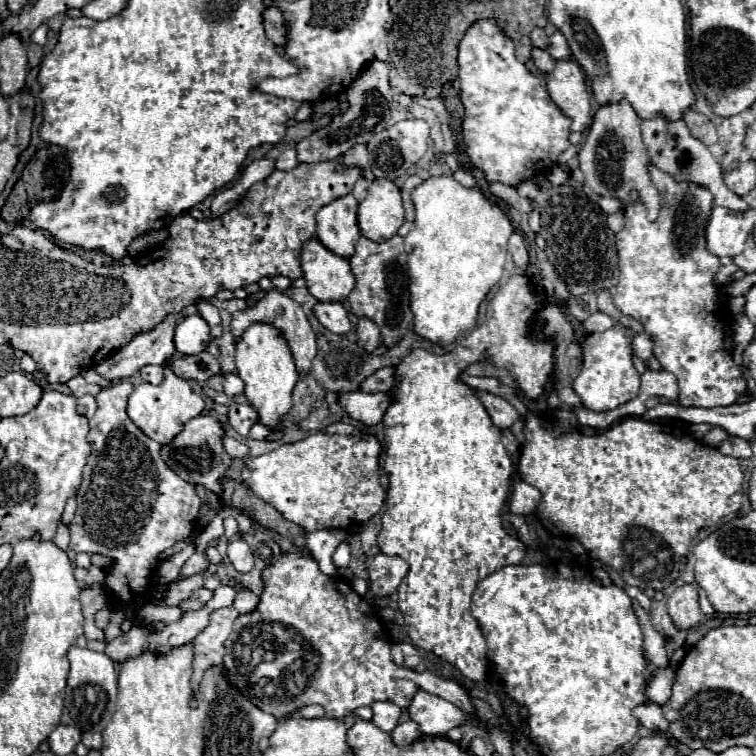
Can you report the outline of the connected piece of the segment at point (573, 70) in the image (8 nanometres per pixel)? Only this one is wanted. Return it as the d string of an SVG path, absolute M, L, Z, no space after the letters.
M556 61L552 73L548 73L548 93L558 109L572 121L572 131L584 133L590 121L590 93L586 79L576 61Z

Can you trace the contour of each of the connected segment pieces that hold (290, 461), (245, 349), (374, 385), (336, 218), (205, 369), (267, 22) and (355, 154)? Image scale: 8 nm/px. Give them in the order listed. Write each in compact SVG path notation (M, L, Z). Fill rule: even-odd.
M332 423L324 431L318 431L304 441L282 445L260 457L246 457L242 467L242 483L256 493L262 501L276 507L284 519L300 525L304 533L316 529L346 529L352 523L364 523L372 519L385 502L386 490L380 483L380 443L368 433L360 433L346 423Z
M252 323L236 343L236 371L246 383L244 395L252 403L252 407L258 411L260 423L268 427L276 427L278 421L282 421L284 413L292 407L292 389L298 381L298 369L292 357L292 351L282 337L282 333L268 323Z
M382 367L378 369L378 373L366 377L366 381L362 381L360 391L364 393L388 393L394 385L394 367Z
M350 193L324 205L316 213L316 237L324 247L346 259L354 255L354 245L360 239L356 211L358 201Z
M202 351L198 355L176 357L176 359L172 359L170 369L178 377L182 377L182 379L194 379L194 381L206 381L212 375L220 373L218 361L208 351Z
M268 7L264 11L264 29L274 45L278 45L278 47L286 45L288 27L286 27L286 19L278 7Z
M356 145L354 149L350 149L350 153L346 153L346 157L340 157L340 161L344 165L358 165L360 169L364 169L370 163L370 155L366 151L366 145Z

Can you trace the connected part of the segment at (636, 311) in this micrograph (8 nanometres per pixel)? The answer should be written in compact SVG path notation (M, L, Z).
M650 165L650 177L656 185L656 189L660 191L660 197L662 197L662 217L658 217L658 221L648 221L646 217L646 209L642 209L642 205L630 205L630 209L624 209L624 217L626 217L626 225L624 229L616 235L616 249L618 249L618 269L620 269L620 281L616 285L616 295L614 295L614 303L616 307L624 313L624 315L630 315L634 317L636 321L640 321L644 325L644 331L652 337L654 341L654 357L662 363L662 367L670 373L676 375L678 379L678 403L684 405L684 407L726 407L726 405L732 405L736 403L736 397L742 395L746 391L746 379L742 377L742 369L734 363L732 359L732 333L730 333L730 327L722 321L716 321L722 313L720 309L720 299L718 299L718 291L716 285L714 285L714 275L716 271L720 269L720 261L718 257L714 257L706 245L704 245L704 227L708 223L708 217L710 217L710 209L712 209L712 193L708 189L702 189L698 185L678 185L674 183L674 179L658 169L654 169L654 165Z

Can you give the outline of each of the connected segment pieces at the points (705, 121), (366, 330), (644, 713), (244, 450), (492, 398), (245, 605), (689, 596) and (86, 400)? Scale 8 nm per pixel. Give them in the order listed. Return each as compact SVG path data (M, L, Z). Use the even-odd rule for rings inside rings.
M690 109L690 113L686 113L684 121L686 121L690 133L692 133L698 141L702 141L704 145L714 145L714 143L718 141L716 129L714 129L714 125L710 123L710 119L708 119L706 115L696 113L696 111Z
M360 319L358 321L356 343L368 353L372 353L380 345L380 333L378 333L378 327L374 325L374 321L370 321L370 319Z
M640 705L634 709L634 717L638 717L638 721L650 729L652 733L666 733L668 731L668 721L662 713L662 709L658 705Z
M224 437L222 439L222 445L224 445L224 449L226 449L226 453L230 455L230 457L246 457L248 455L248 447L246 447L246 443L242 443L242 441L238 441L238 439L234 439L234 437Z
M480 391L478 393L480 401L484 403L488 415L492 417L492 423L498 427L498 429L510 429L512 423L518 419L518 413L516 409L502 397L498 395L492 395L488 391Z
M232 583L238 591L240 591L240 595L236 597L236 601L234 601L234 607L236 607L236 611L240 613L240 615L246 615L246 613L252 613L256 607L258 607L258 603L260 603L260 597L258 595L254 595L250 589L244 589L244 587L240 587L238 583Z
M696 583L694 585L682 585L668 599L668 615L672 617L672 621L678 629L688 631L688 629L696 627L702 619L696 587L698 587Z
M84 395L78 399L78 413L84 415L84 417L92 417L96 413L96 401L92 395Z

